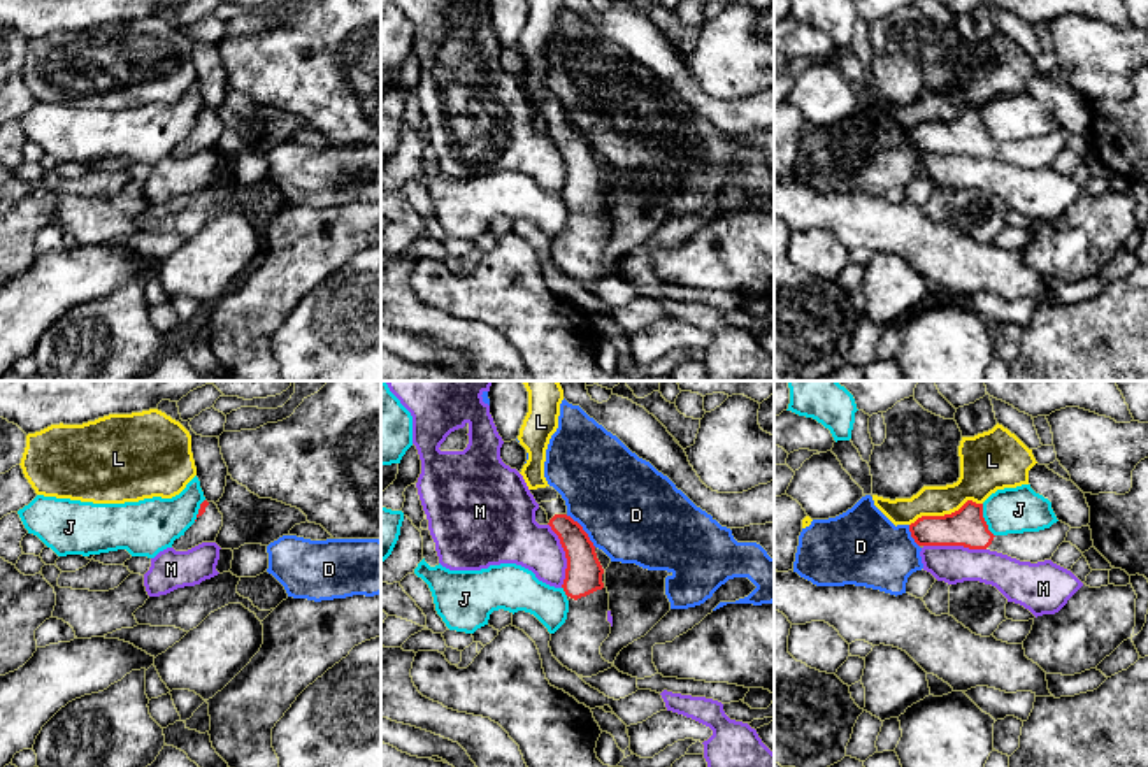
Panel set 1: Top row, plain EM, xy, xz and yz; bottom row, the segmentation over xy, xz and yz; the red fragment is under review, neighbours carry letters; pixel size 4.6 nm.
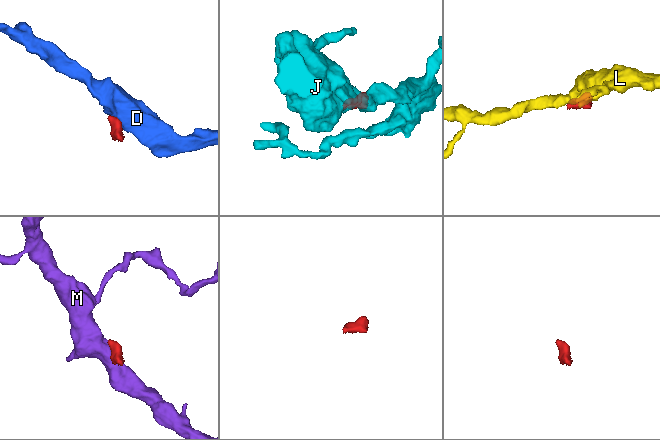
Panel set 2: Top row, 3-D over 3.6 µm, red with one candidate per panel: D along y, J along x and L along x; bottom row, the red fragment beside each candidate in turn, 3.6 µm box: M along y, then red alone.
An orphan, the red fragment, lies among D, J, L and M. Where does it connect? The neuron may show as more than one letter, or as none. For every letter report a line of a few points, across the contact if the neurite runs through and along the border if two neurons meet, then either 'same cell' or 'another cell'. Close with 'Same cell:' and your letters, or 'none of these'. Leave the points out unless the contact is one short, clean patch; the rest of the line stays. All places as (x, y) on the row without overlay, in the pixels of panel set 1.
D: xz (566, 121), (581, 134), (595, 153) | another cell
J: yz (982, 111), (987, 136), (994, 143) | another cell
L: yz (982, 109), (966, 107), (950, 120), (922, 121), (910, 132) | another cell
M: xz (548, 130), (566, 165), (562, 193) | another cell
Same cell: none of these

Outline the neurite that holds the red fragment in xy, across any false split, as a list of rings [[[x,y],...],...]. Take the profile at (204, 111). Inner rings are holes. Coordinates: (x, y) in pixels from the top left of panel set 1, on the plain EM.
[[[204,107],[200,111],[197,128],[174,147],[176,158],[188,158],[202,149],[216,149],[216,144],[223,133],[223,121],[214,109]]]

